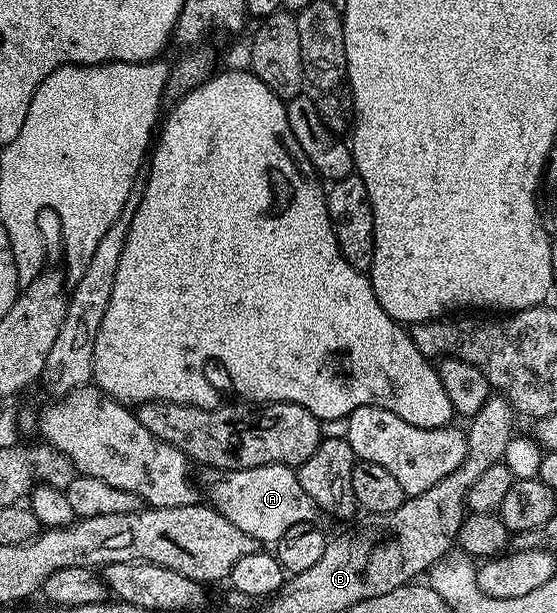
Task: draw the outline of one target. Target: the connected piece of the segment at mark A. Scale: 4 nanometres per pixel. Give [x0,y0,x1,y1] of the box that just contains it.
[204,465,316,543]

